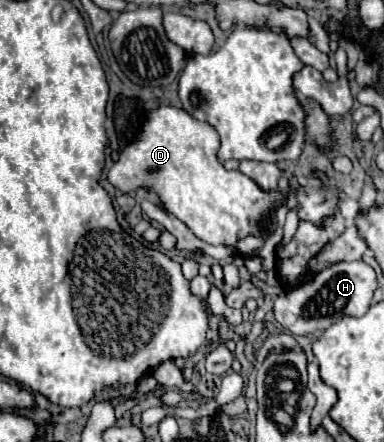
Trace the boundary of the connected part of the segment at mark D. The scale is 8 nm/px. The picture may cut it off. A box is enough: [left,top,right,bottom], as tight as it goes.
[107,105,339,247]

